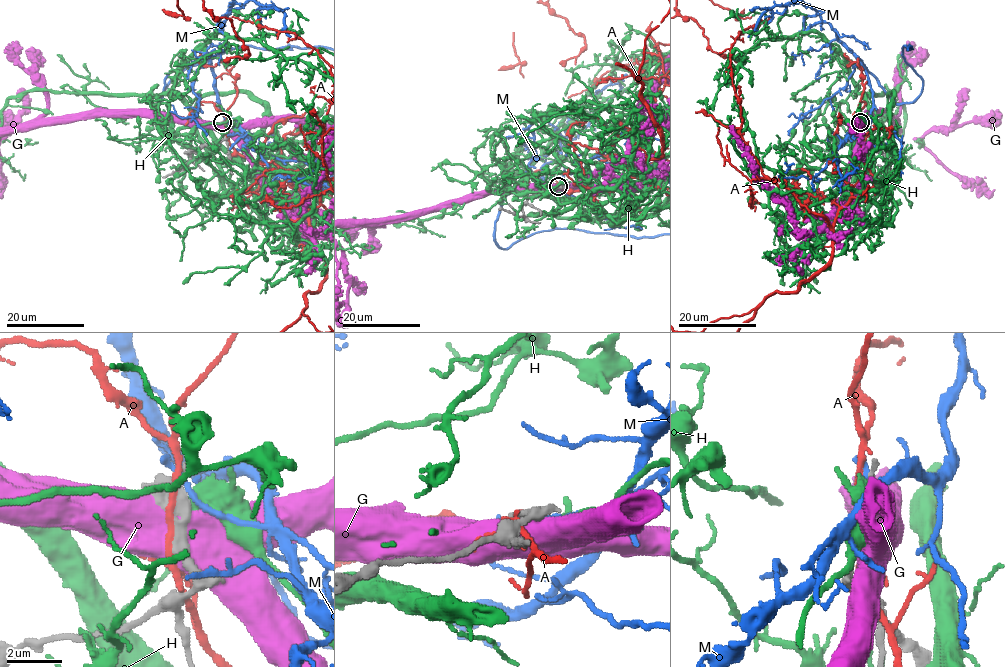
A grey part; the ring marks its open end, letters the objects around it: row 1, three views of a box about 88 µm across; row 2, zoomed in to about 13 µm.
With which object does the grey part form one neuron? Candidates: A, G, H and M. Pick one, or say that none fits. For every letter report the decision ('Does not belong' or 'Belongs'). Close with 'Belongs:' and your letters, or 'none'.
A: Does not belong
G: Does not belong
H: Does not belong
M: Does not belong
Belongs: none

